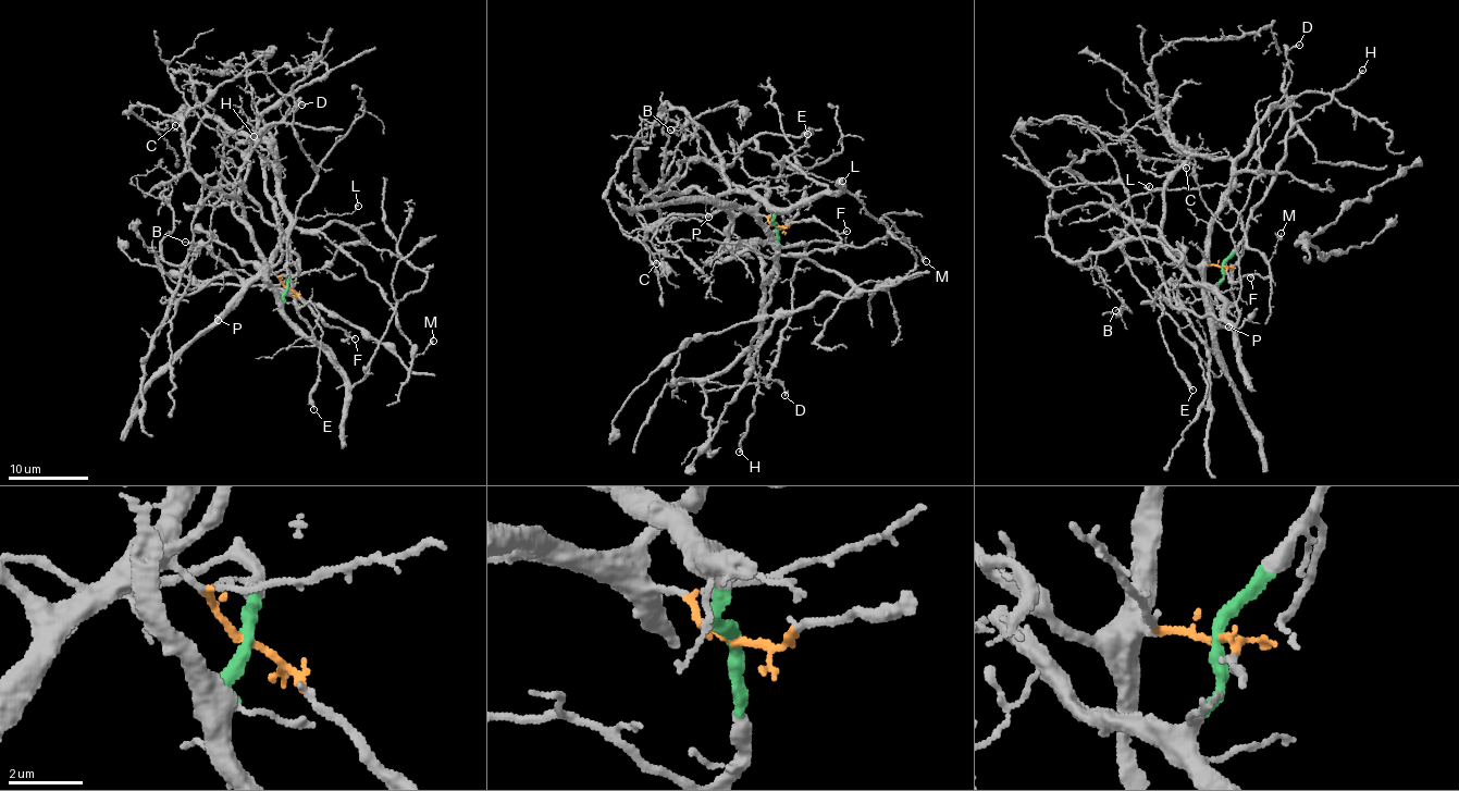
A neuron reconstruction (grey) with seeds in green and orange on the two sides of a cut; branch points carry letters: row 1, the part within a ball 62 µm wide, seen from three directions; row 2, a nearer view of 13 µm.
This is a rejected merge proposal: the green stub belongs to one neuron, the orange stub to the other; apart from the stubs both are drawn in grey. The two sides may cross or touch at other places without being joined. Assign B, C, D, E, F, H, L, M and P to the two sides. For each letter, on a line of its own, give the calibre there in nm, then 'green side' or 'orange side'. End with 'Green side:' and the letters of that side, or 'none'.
B: 100 nm thick; green side
C: 130 nm thick; green side
D: 180 nm thick; orange side
E: 260 nm thick; green side
F: 130 nm thick; orange side
H: 180 nm thick; green side
L: 140 nm thick; green side
M: 100 nm thick; orange side
P: 90 nm thick; orange side
Green side: B, C, E, H, L

